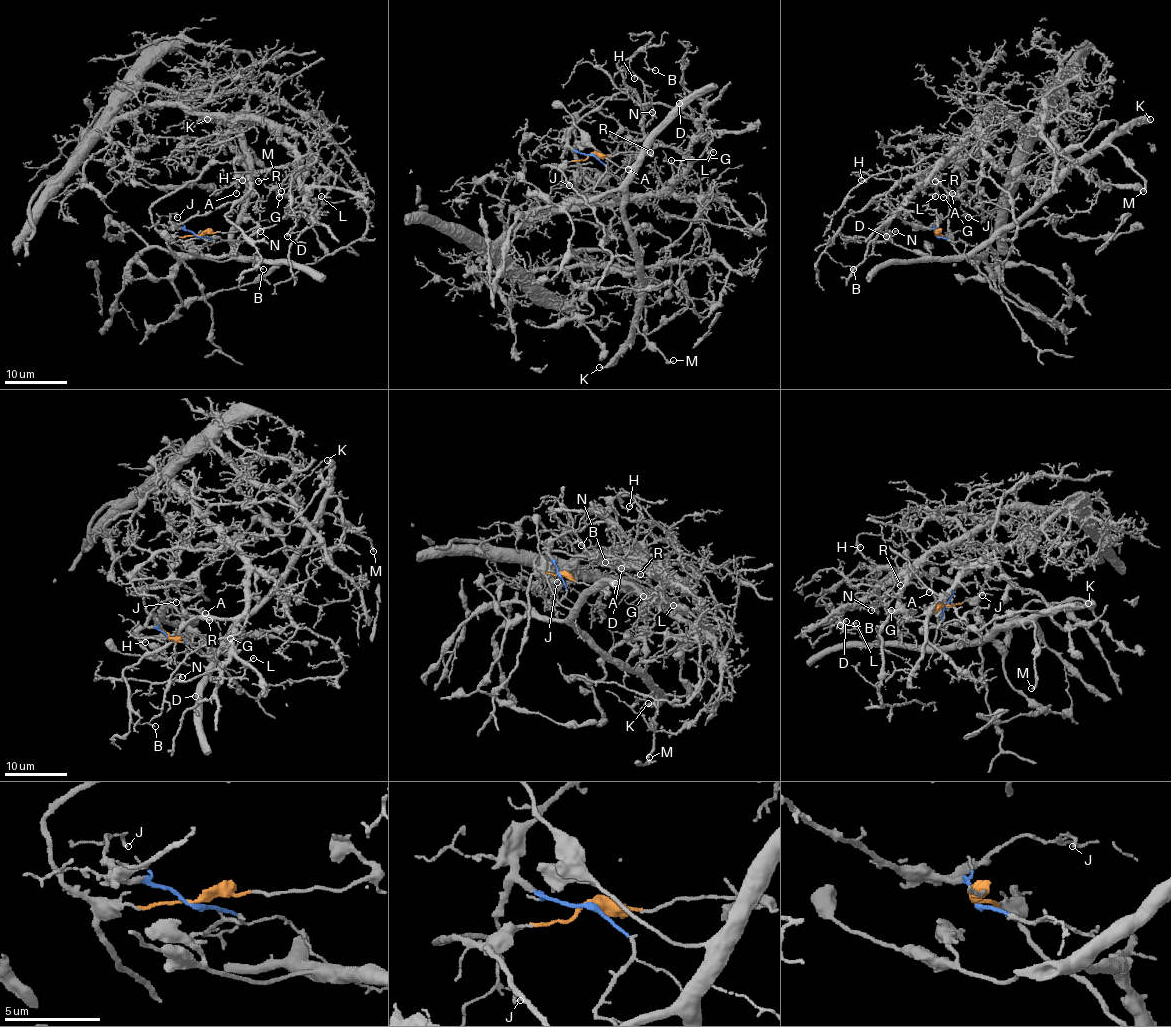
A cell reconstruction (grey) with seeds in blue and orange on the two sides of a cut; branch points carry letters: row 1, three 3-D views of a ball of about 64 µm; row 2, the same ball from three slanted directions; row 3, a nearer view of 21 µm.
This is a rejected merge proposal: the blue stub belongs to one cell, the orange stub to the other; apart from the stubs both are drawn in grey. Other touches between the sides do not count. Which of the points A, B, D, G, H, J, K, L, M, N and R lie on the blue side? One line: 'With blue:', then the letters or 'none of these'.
With blue: A, B, D, G, H, J, K, L, M, N, R

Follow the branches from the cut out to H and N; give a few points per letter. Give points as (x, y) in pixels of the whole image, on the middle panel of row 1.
H: (590, 154), (577, 152), (568, 133), (624, 91), (637, 96), (643, 111), (641, 80), (633, 79)
N: (590, 154), (568, 133), (624, 91), (649, 138), (685, 152), (698, 124), (665, 104), (643, 107), (652, 111)

